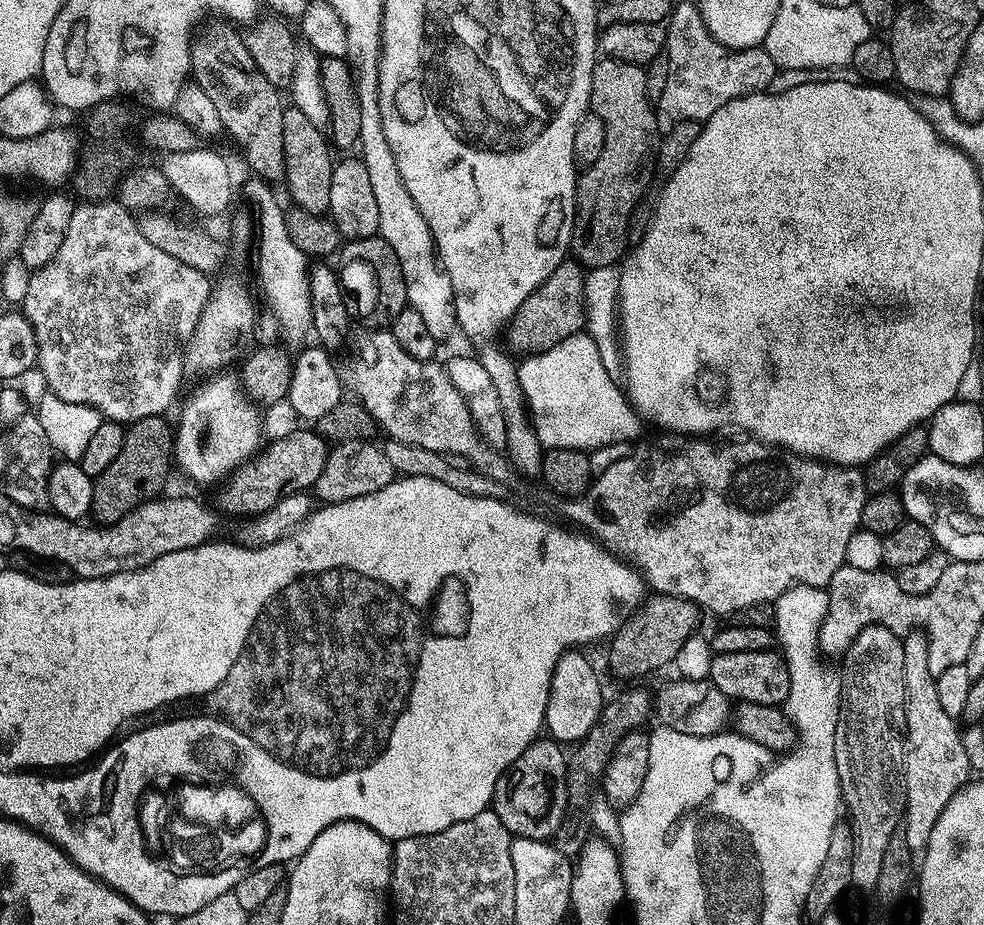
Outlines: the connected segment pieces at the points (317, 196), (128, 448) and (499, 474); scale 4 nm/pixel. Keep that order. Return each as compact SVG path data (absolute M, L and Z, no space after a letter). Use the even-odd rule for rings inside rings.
M288 106L282 114L282 150L286 158L284 180L292 195L291 203L302 210L310 210L310 214L325 215L330 206L330 178L334 163L329 137L320 126L310 122L301 110Z
M151 416L131 421L125 427L122 450L118 450L118 458L114 458L114 462L110 462L110 466L106 466L106 470L102 470L102 474L95 477L94 480L90 516L91 519L96 519L93 521L97 525L103 526L118 522L126 514L130 514L130 510L134 510L139 504L155 500L163 493L160 491L163 490L164 483L168 480L168 471L174 468L174 428L171 423L168 425L166 421L164 416Z
M360 330L352 340L352 357L349 358L344 370L342 368L342 380L347 391L376 419L385 437L410 446L422 446L422 450L432 450L439 456L457 455L466 458L472 471L501 486L507 486L512 479L517 479L516 469L501 449L492 448L485 442L466 406L464 395L448 376L447 367L443 363L436 363L432 360L410 358L410 354L406 354L406 350L402 350L398 342L394 342L391 331Z

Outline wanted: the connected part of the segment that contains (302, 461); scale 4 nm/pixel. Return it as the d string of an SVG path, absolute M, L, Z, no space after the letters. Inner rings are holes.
M315 430L288 432L278 437L269 448L267 445L258 452L227 481L220 496L221 506L232 516L255 518L261 512L278 506L278 502L290 494L315 489L318 474L322 474L322 468L326 466L329 447L329 441Z

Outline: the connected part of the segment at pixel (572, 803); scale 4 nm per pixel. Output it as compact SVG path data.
M628 686L625 692L620 692L616 697L609 699L604 709L598 714L598 722L590 726L590 734L582 738L567 753L568 769L566 770L566 794L568 805L562 826L558 826L554 843L557 850L569 858L579 857L580 851L593 839L592 803L598 795L598 785L604 779L604 771L614 754L614 750L622 738L631 732L639 732L645 727L644 723L654 716L654 696L640 686Z

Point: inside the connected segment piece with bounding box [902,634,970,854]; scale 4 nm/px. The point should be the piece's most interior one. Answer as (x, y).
(936, 766)

